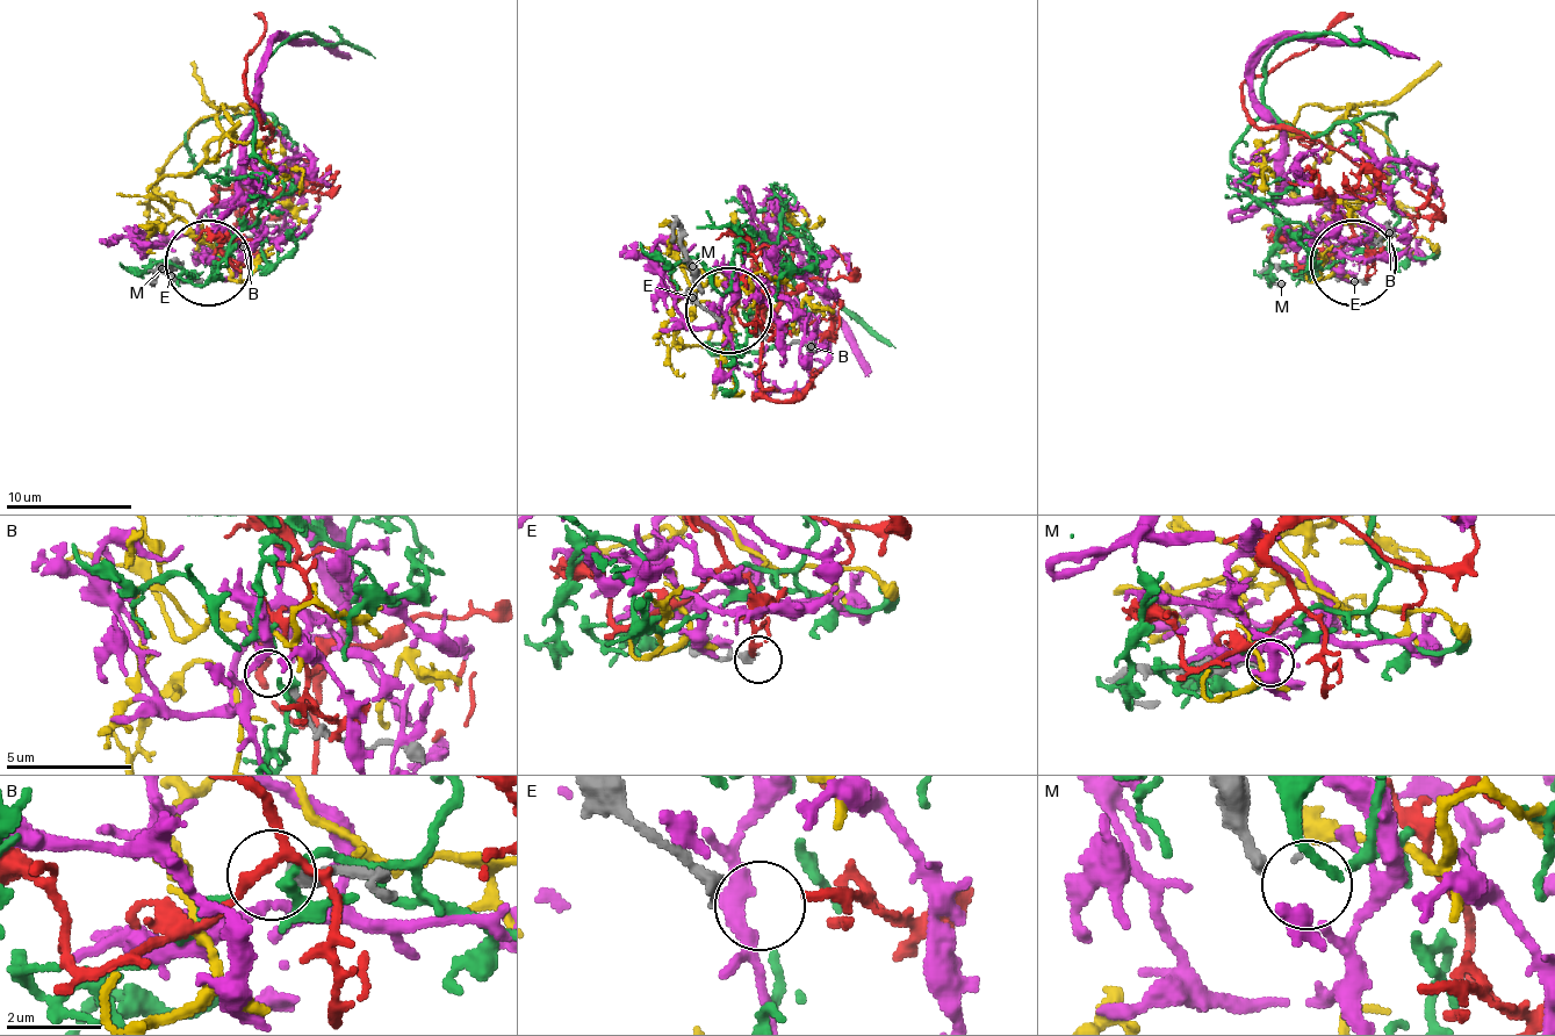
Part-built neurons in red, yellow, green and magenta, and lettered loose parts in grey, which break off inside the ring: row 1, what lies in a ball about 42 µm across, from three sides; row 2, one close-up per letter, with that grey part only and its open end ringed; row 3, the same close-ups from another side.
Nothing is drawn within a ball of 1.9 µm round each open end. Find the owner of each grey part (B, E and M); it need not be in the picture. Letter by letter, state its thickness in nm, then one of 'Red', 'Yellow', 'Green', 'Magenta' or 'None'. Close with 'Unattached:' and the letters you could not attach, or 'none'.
B: Thickness 360 nm. None
E: Thickness 280 nm. Red
M: Thickness 50 nm. Magenta
Unattached: B

